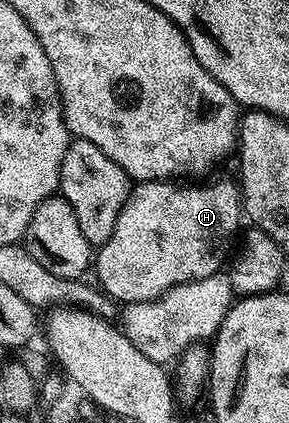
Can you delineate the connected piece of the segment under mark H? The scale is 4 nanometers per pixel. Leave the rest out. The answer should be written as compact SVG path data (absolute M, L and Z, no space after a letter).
M171 181L135 183L117 217L117 225L113 225L113 234L98 248L93 259L93 275L95 271L102 292L112 300L120 299L123 305L140 303L163 295L170 287L216 274L222 268L219 266L223 258L224 263L228 258L227 246L235 230L236 235L240 230L241 191L231 183L211 183L208 187L179 187L183 185Z

